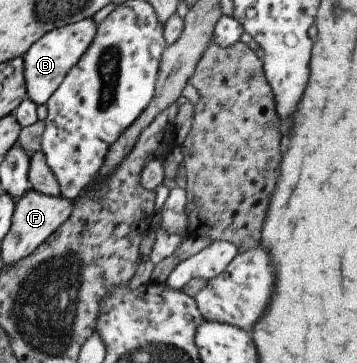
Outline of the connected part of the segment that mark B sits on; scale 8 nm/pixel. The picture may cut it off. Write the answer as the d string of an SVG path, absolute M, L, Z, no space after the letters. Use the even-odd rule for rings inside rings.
M84 18L73 24L66 24L54 28L45 36L42 36L24 54L24 79L26 80L27 97L36 105L44 105L54 95L54 92L62 85L66 74L78 62L84 52L90 48L90 44L96 38L98 24L94 18Z

